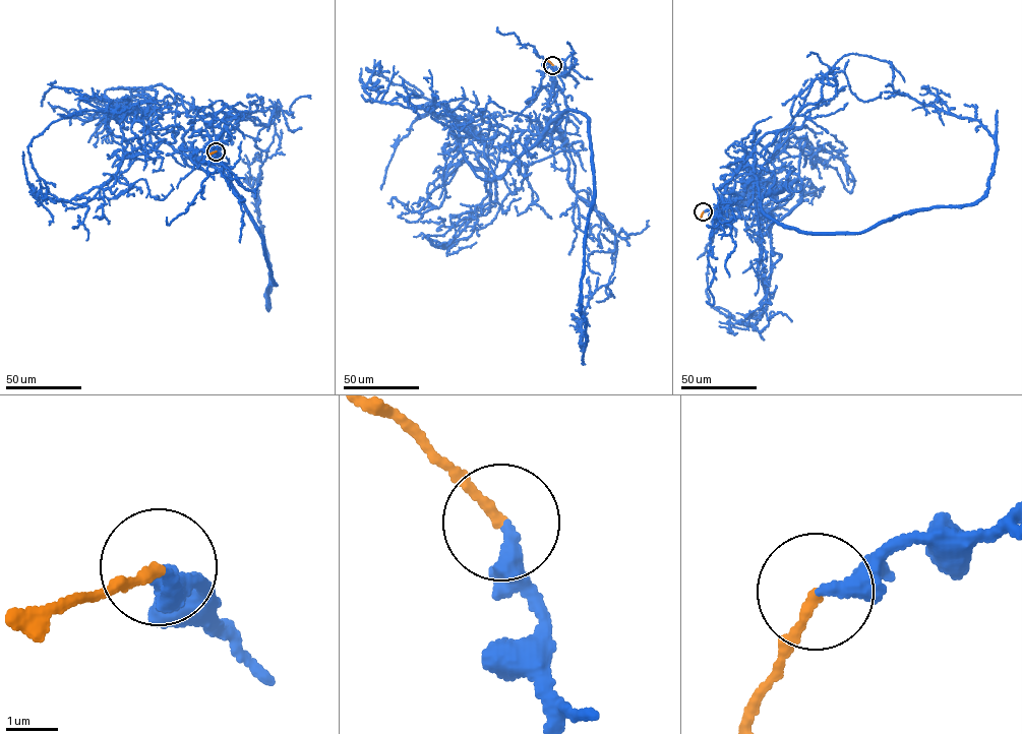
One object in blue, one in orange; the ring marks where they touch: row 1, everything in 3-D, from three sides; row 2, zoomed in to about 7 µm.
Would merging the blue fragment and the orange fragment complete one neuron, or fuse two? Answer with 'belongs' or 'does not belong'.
belongs

